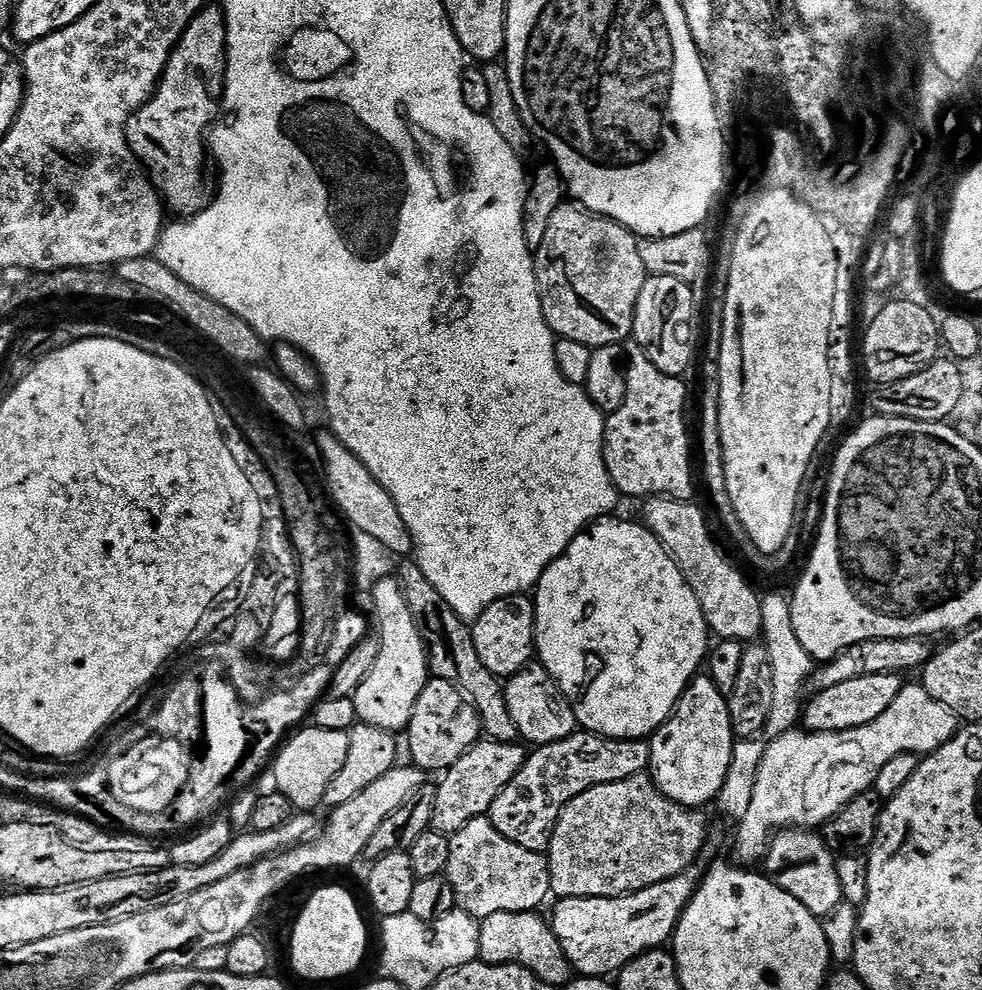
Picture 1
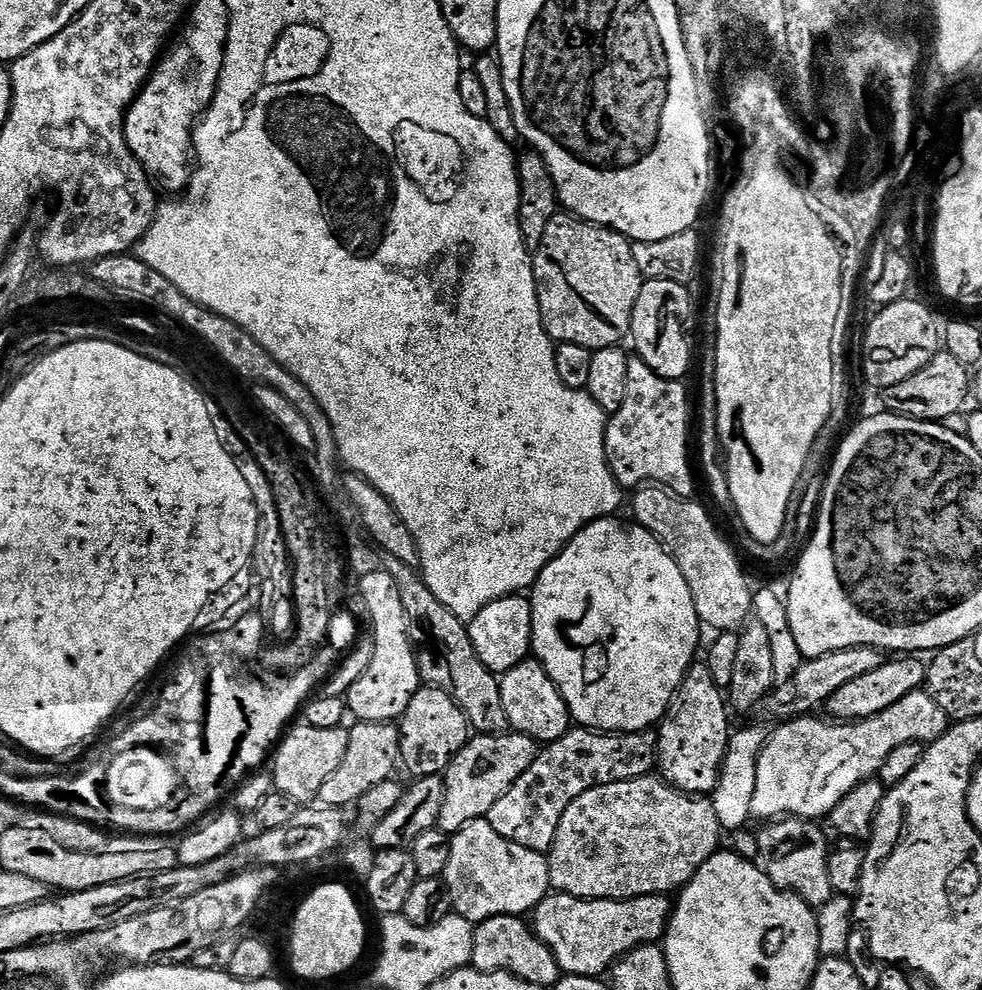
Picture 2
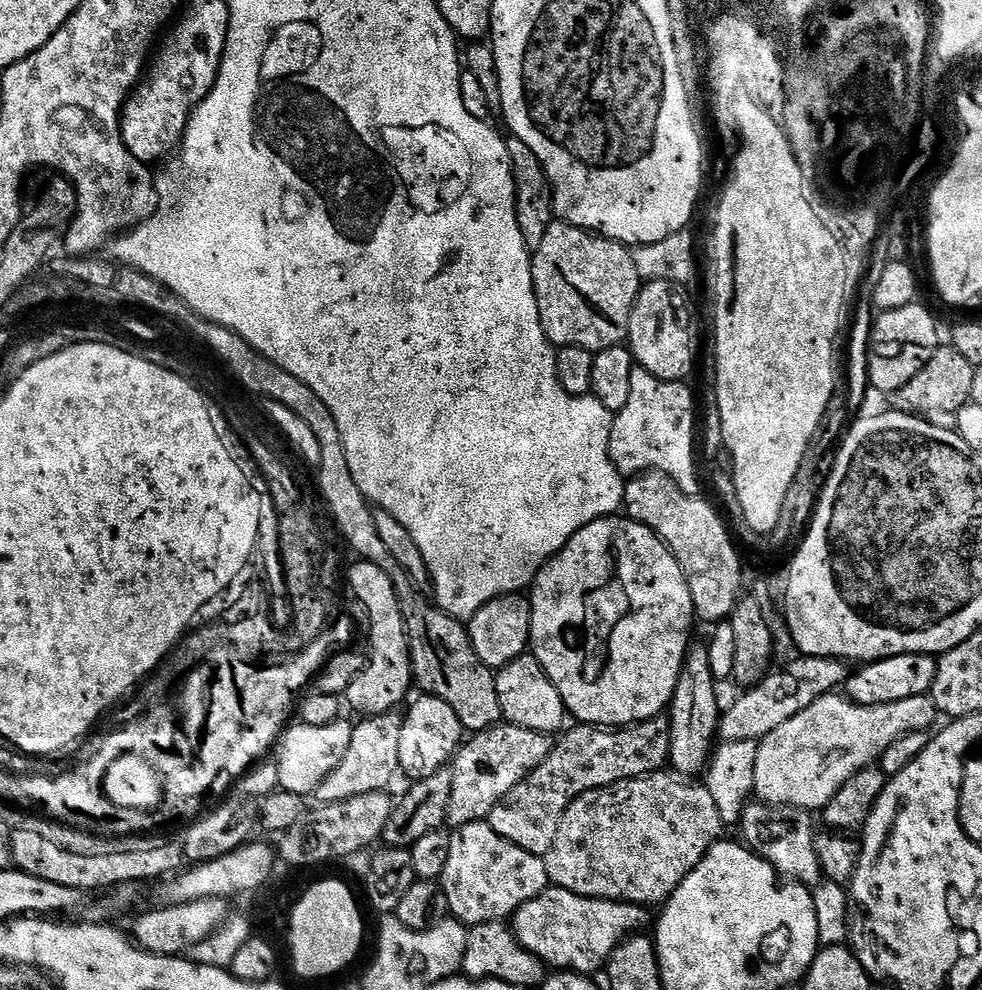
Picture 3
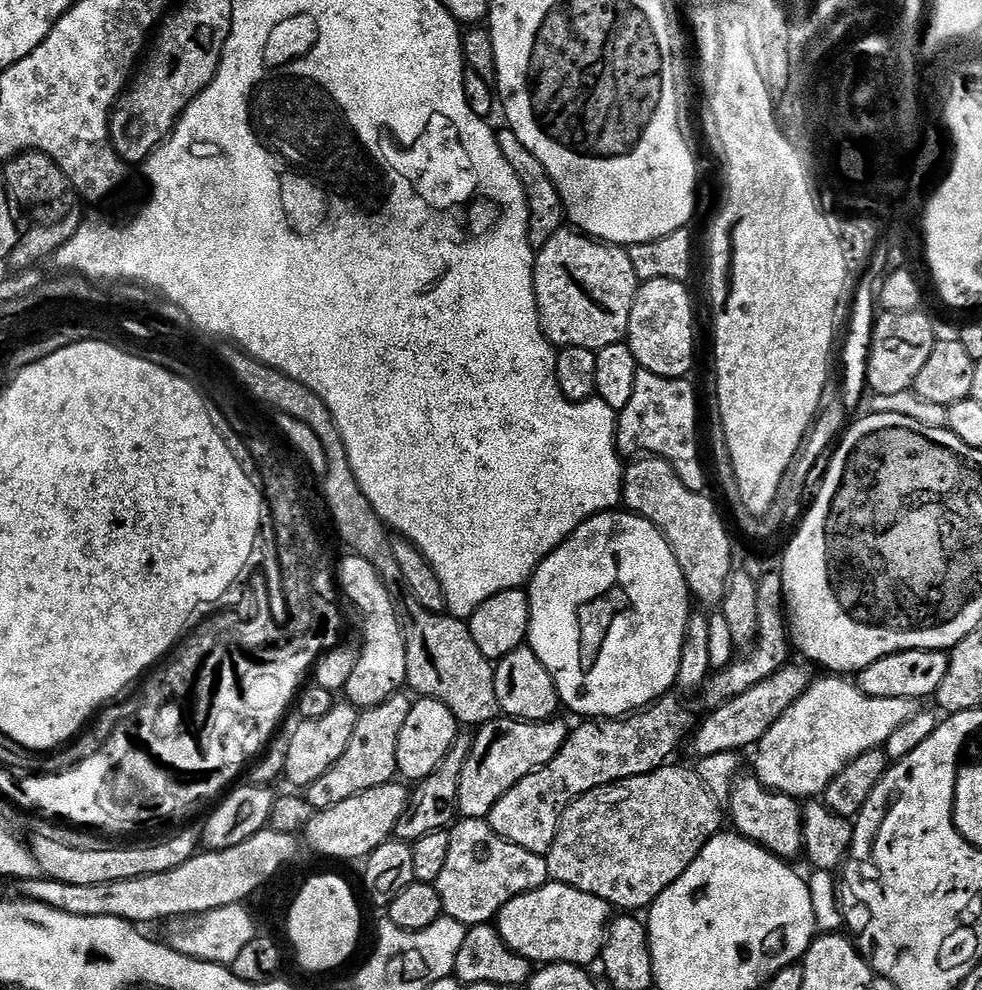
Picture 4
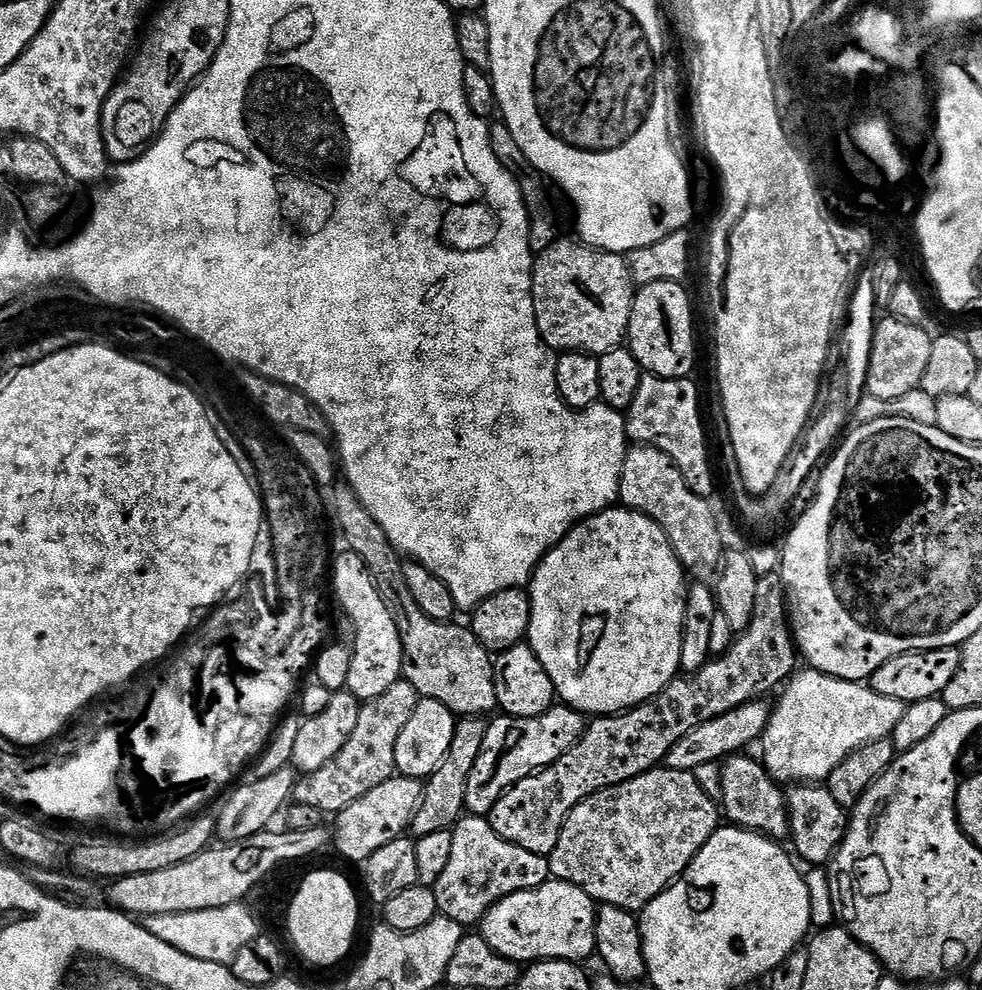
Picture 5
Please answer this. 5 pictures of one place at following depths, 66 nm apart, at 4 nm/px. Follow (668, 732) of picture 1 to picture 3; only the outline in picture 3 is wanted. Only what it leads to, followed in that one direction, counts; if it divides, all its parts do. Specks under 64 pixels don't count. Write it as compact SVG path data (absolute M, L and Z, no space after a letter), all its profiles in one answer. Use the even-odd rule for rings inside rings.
M689 643L688 652L682 662L682 670L678 674L678 686L672 695L670 705L670 750L668 759L671 767L680 774L703 773L708 767L718 740L722 703L716 697L718 682L710 670L710 654L707 643Z

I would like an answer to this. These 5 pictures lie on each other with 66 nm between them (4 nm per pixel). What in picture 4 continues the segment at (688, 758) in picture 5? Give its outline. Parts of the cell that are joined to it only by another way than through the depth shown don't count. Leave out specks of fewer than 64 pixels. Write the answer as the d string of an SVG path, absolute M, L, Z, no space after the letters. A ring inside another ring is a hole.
M792 662L778 674L766 678L766 682L758 682L758 686L746 690L746 694L740 694L729 704L721 704L719 708L711 709L707 713L709 716L701 724L699 721L690 738L695 759L699 761L714 754L727 752L740 754L744 752L743 748L751 749L759 745L760 739L770 730L770 726L774 726L774 722L778 722L782 714L786 714L786 710L790 710L790 706L794 706L813 683L814 676Z

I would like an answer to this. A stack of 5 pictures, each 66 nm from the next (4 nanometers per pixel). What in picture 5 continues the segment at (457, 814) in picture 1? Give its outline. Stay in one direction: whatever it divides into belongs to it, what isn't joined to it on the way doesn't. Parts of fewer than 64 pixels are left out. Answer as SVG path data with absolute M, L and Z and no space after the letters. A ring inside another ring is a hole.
M553 706L538 718L514 718L497 715L489 723L482 751L470 770L470 782L466 782L465 809L473 816L487 817L492 807L522 778L541 772L546 766L558 762L566 750L570 750L582 738L586 727L585 713L567 706Z

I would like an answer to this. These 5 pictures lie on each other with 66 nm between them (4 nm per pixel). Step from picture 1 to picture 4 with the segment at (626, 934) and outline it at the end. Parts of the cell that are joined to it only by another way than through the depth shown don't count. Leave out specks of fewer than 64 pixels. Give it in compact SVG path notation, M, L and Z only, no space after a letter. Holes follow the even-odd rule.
M549 882L538 890L522 894L510 902L496 917L494 926L500 932L504 945L519 956L540 966L574 964L589 966L600 959L604 937L613 919L612 905L594 894L574 890L574 886Z

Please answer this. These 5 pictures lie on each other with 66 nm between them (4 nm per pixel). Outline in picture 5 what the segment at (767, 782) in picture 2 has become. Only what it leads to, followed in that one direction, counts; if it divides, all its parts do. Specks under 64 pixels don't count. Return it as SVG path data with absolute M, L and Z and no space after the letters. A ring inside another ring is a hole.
M815 670L802 672L793 675L787 681L783 689L784 697L781 698L780 705L772 708L768 728L762 737L764 768L772 775L773 780L792 780L788 782L793 785L827 781L830 770L834 770L834 766L838 766L850 754L854 754L854 750L870 742L889 739L894 726L898 726L902 719L906 707L898 698L886 698L886 694L878 694L867 683L839 680Z

